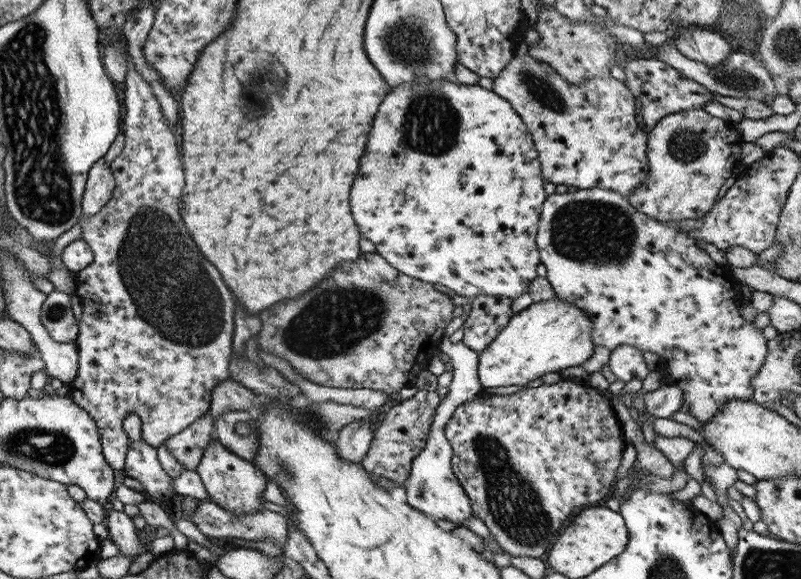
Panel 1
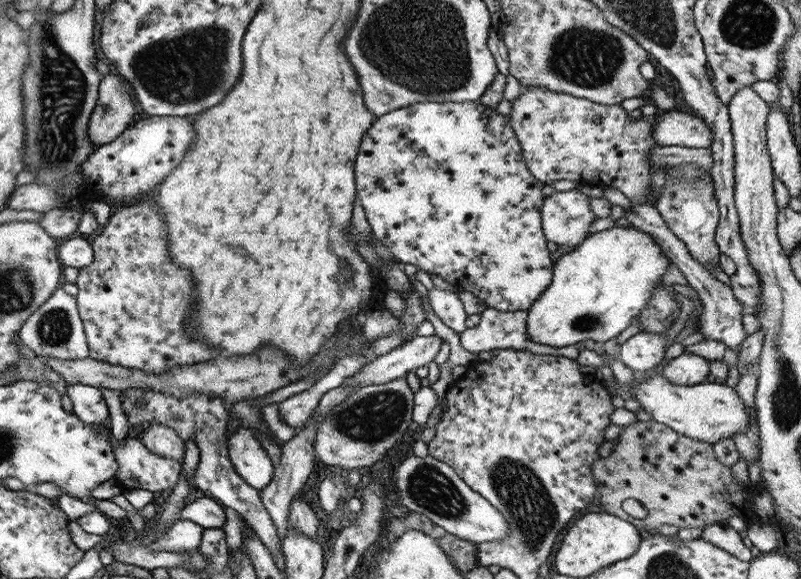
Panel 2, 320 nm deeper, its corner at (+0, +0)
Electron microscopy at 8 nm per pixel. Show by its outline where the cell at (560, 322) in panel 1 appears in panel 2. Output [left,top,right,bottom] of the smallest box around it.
[526,226,670,348]

